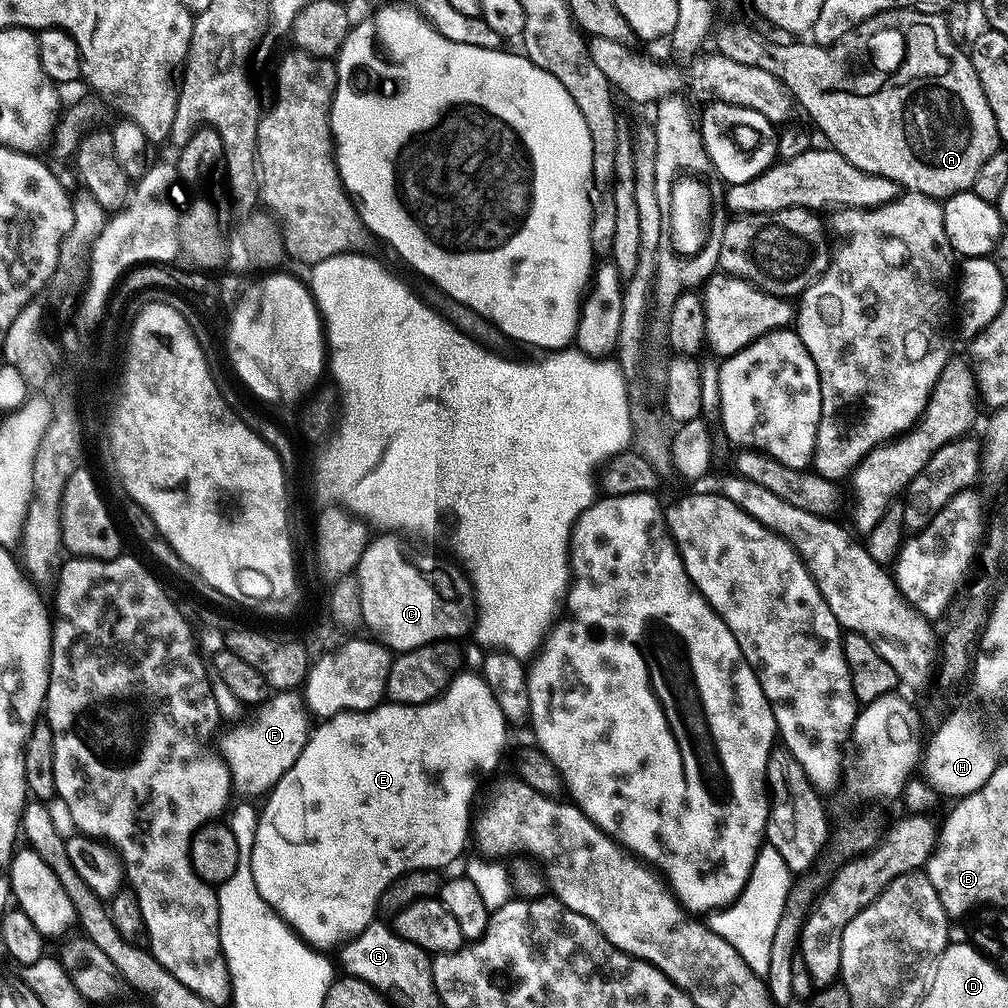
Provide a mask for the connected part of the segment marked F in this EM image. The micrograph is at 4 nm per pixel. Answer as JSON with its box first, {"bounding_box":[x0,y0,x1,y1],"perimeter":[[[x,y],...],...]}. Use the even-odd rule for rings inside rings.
{"bounding_box":[219,691,310,798],"perimeter":[[[299,691],[276,692],[269,695],[255,709],[252,720],[244,720],[233,728],[225,727],[219,733],[220,750],[225,766],[231,772],[231,787],[240,791],[244,798],[263,797],[298,762],[298,754],[306,746],[310,735],[310,713]],[[224,732],[224,733],[223,733]]]}

